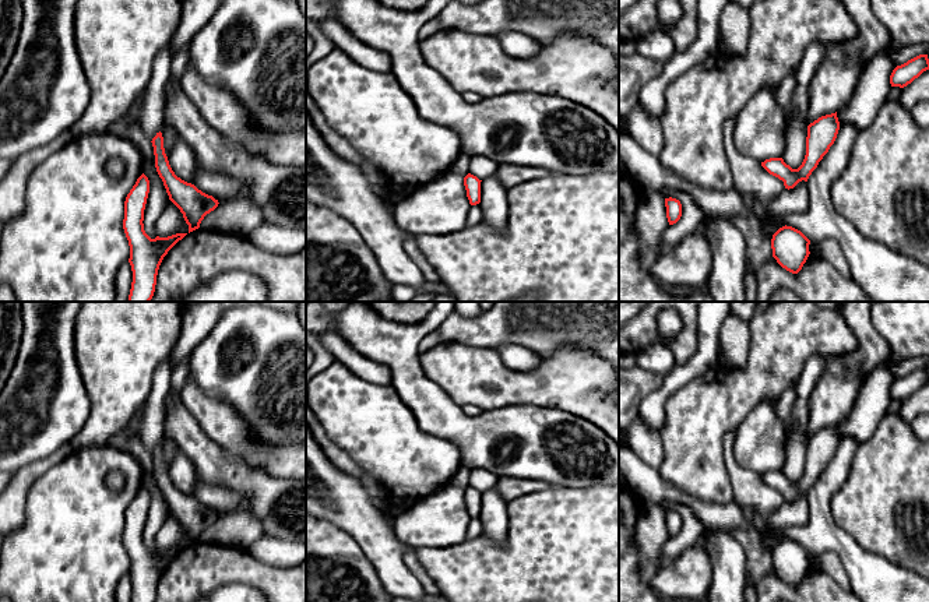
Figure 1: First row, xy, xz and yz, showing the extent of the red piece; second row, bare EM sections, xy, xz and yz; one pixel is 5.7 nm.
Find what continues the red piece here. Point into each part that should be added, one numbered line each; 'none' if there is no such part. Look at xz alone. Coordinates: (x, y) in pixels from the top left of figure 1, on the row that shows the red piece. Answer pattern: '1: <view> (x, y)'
none

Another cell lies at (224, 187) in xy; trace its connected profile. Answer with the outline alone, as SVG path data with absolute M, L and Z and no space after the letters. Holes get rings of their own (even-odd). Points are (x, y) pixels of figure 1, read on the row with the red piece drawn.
M197 166L194 177L190 182L203 193L212 196L219 204L246 198L247 187L242 180L225 173L212 172Z

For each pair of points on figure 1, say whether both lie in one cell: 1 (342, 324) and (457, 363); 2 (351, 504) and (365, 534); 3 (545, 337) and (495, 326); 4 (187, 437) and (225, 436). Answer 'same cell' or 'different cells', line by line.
1: different cells
2: same cell
3: same cell
4: different cells

